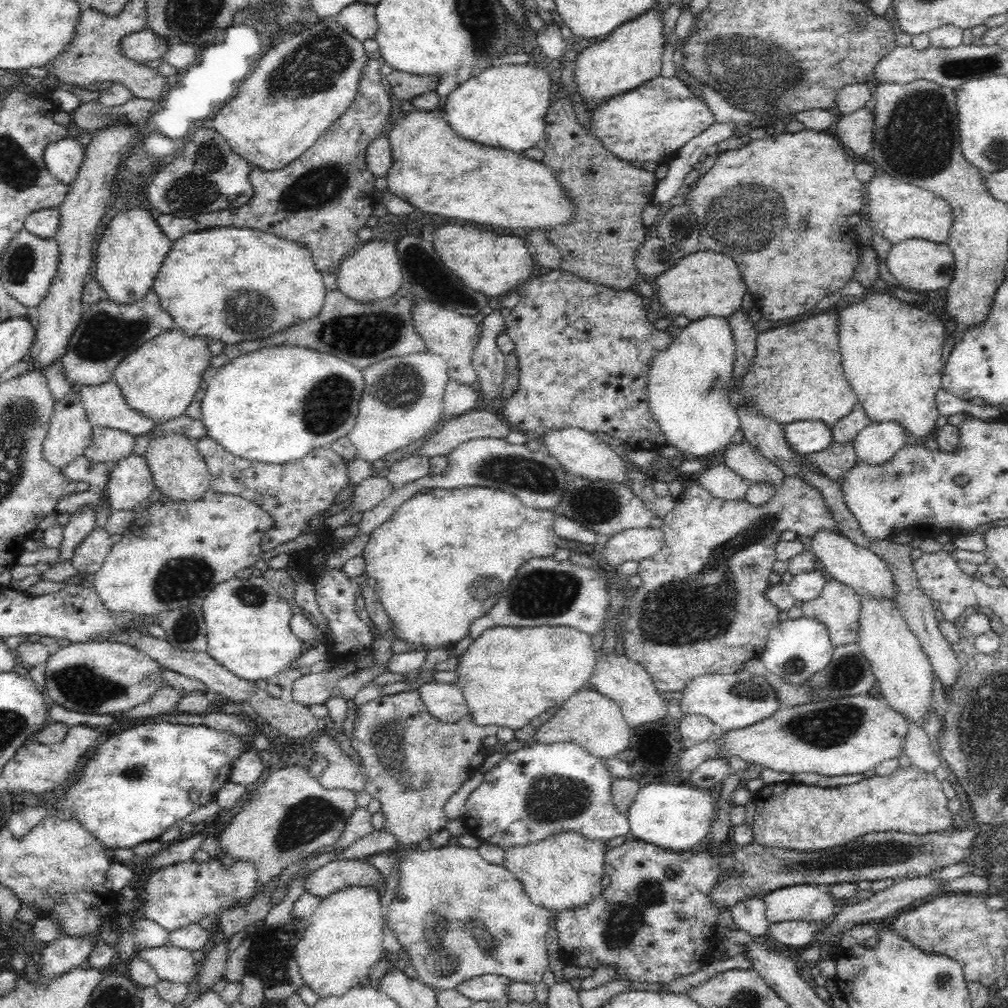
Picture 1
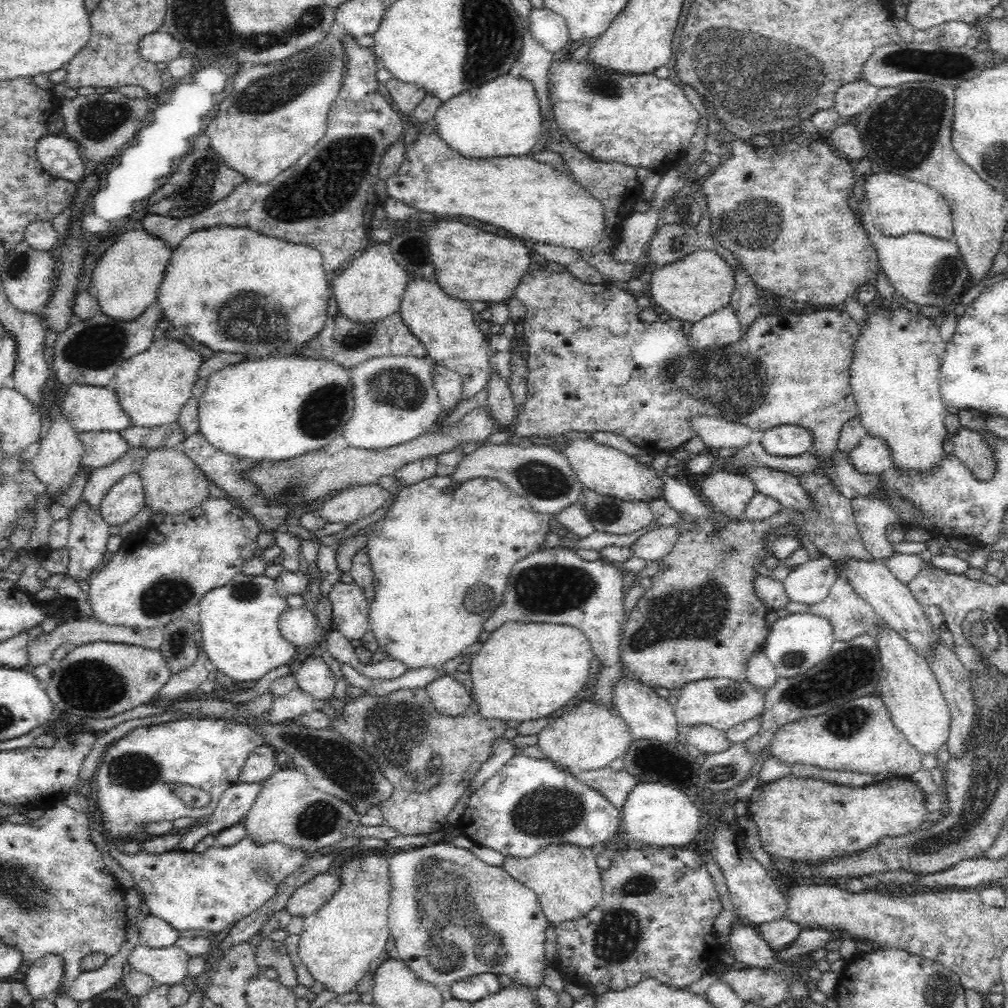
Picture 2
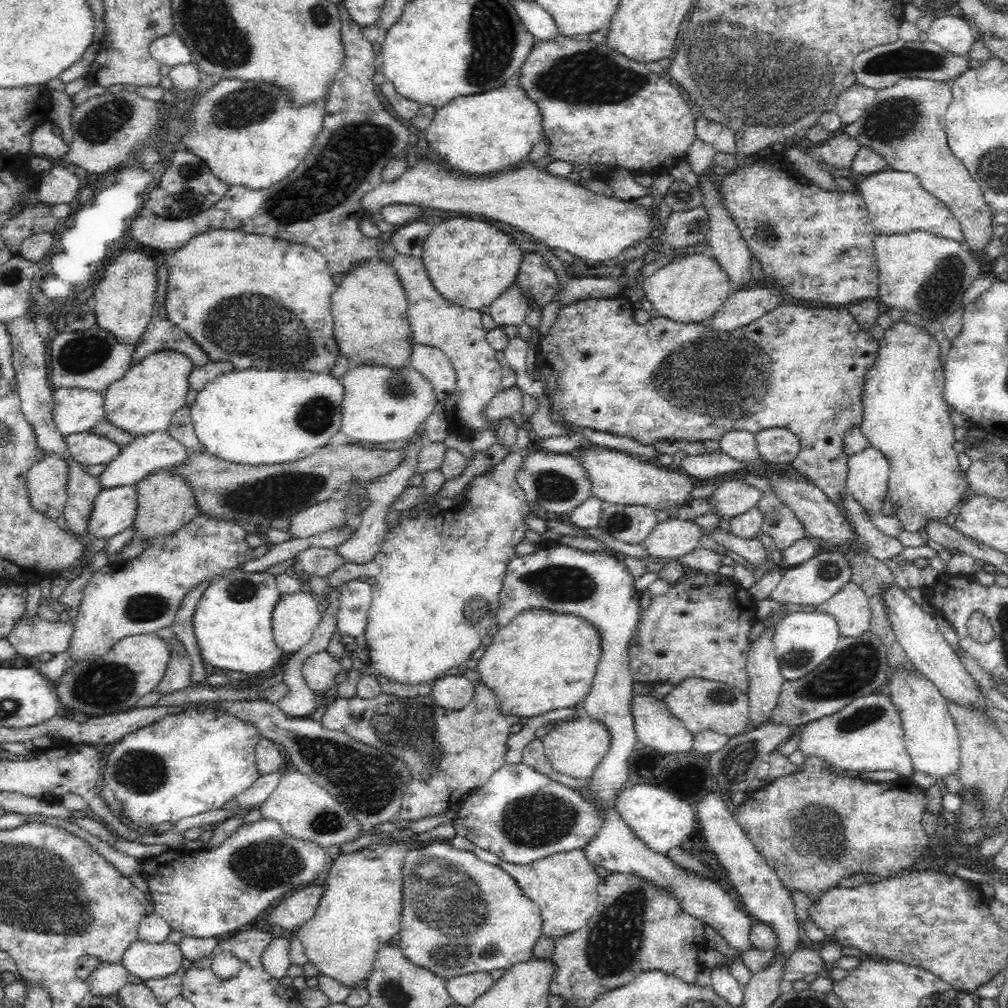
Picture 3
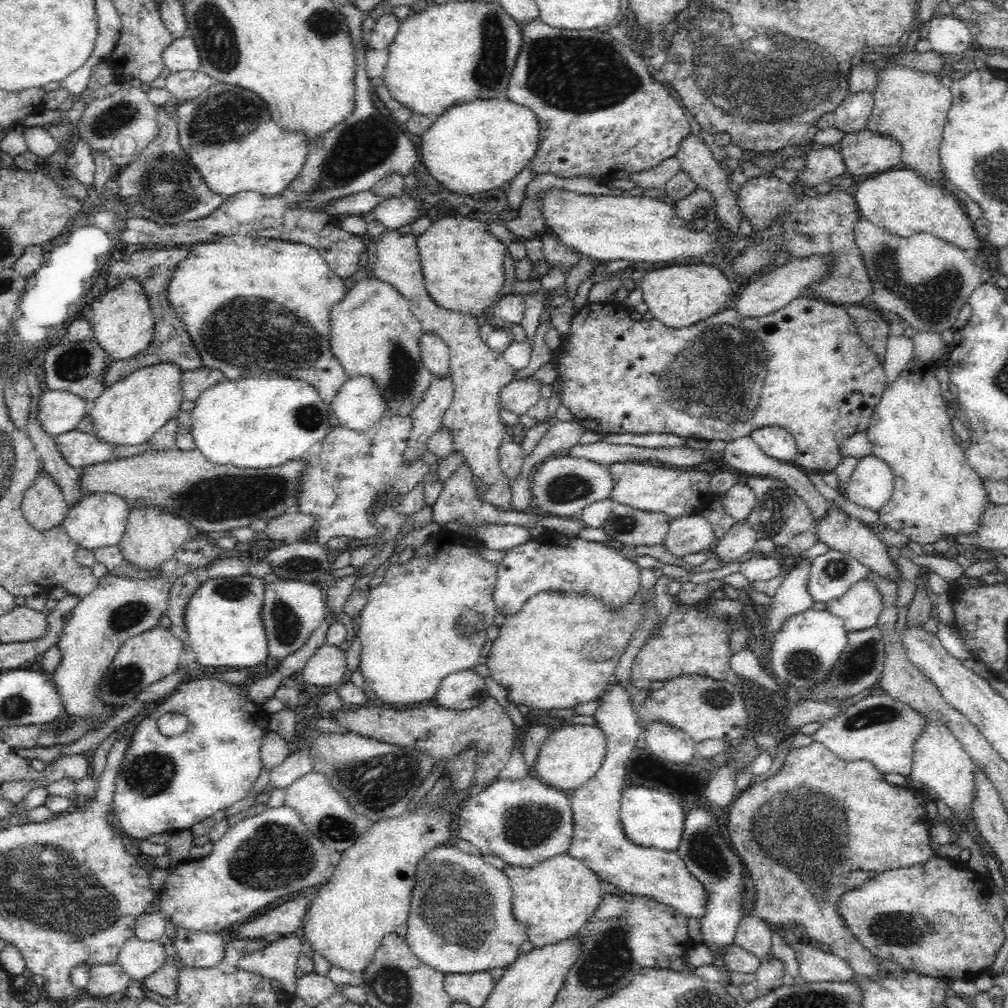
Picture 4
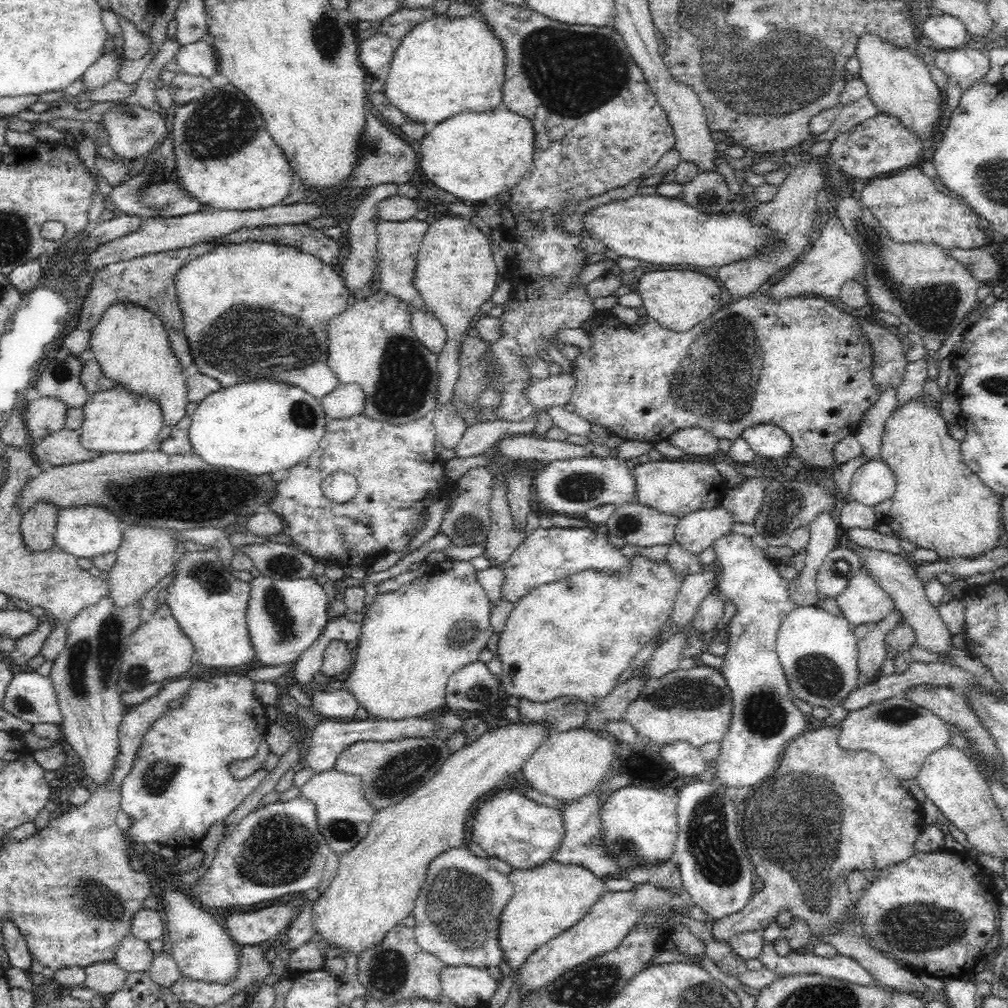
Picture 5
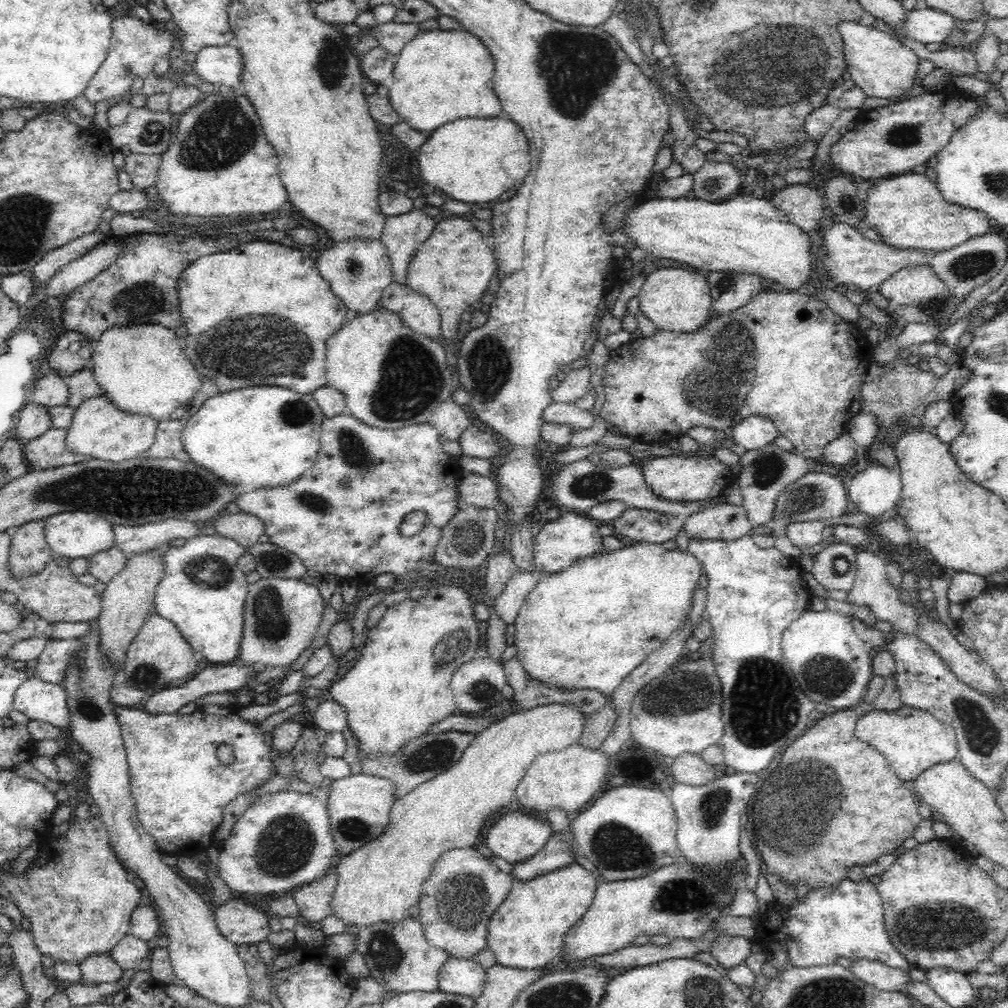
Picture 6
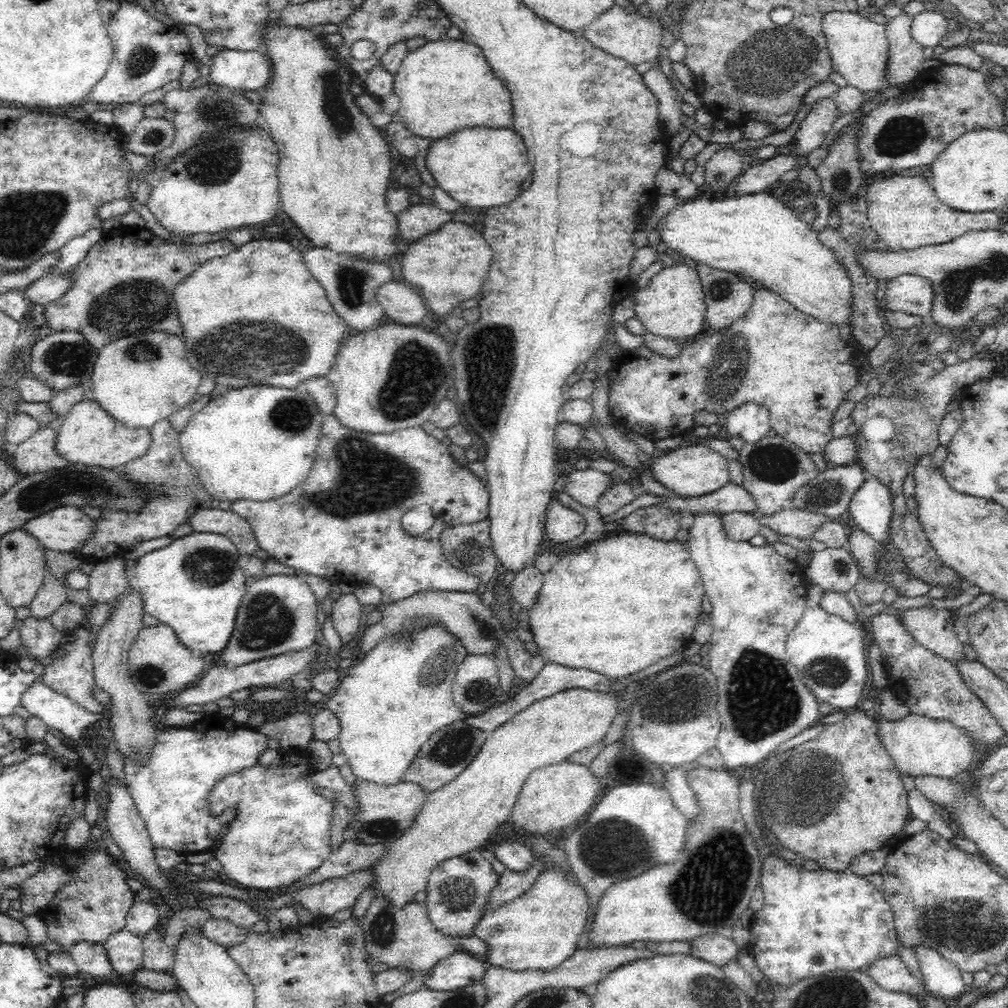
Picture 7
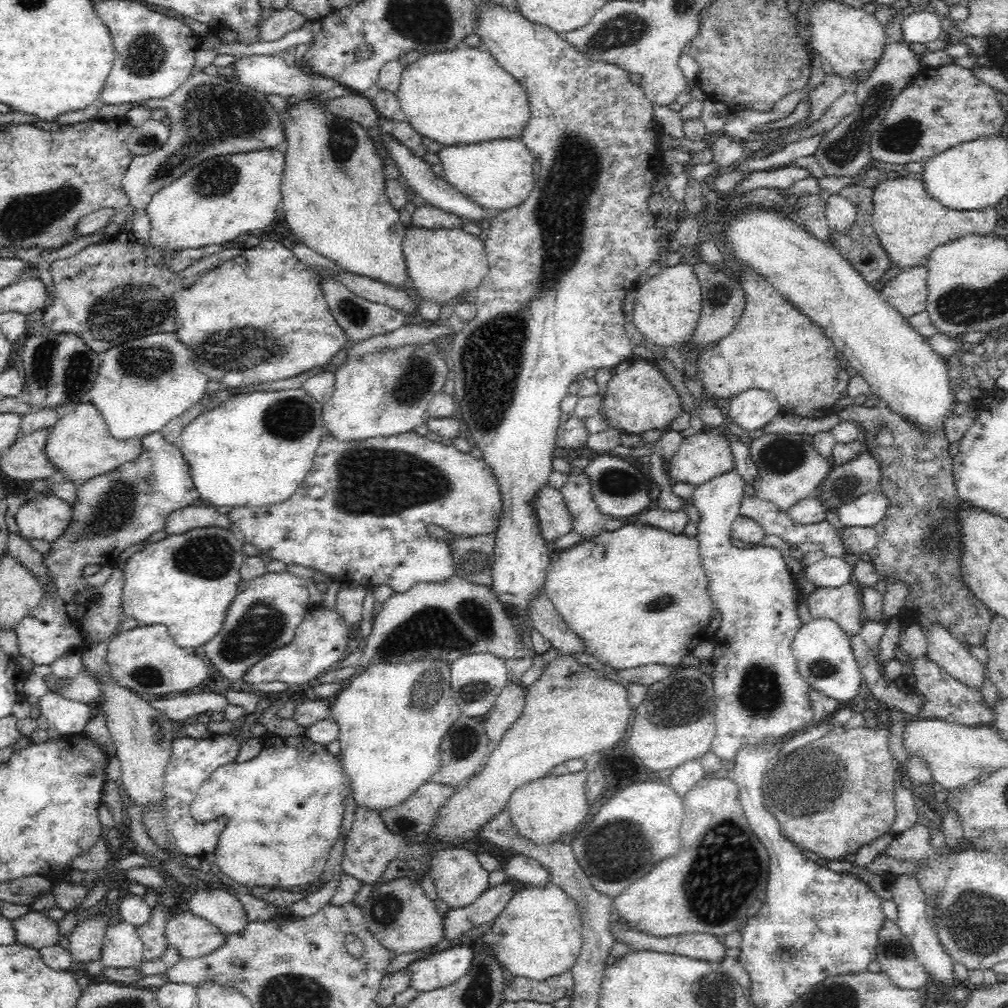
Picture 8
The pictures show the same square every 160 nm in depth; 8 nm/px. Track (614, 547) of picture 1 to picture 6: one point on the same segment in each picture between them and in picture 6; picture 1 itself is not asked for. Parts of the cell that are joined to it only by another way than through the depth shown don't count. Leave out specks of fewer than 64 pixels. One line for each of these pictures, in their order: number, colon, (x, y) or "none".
2: (654, 545)
3: (673, 538)
4: (687, 534)
5: (697, 530)
6: (726, 522)

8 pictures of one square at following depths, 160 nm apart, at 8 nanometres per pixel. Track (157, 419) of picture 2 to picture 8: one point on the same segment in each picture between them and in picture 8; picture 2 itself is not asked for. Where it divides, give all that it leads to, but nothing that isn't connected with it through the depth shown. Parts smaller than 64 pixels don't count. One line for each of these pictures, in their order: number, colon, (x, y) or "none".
3: (144, 400)
4: (130, 412)
5: (115, 421)
6: (99, 430)
7: (88, 435)
8: (79, 445)

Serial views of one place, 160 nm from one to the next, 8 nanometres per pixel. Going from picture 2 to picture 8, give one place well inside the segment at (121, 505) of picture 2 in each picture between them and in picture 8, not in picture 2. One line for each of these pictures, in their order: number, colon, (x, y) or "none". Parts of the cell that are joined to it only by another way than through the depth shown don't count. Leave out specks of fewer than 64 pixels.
3: (113, 511)
4: (98, 520)
5: (84, 532)
6: (73, 534)
7: (63, 529)
8: (43, 517)

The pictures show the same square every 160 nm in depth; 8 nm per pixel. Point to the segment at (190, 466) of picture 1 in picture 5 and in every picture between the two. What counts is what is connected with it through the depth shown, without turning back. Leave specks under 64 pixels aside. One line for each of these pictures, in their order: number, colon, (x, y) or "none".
2: (173, 483)
3: (165, 502)
4: (152, 536)
5: (146, 555)

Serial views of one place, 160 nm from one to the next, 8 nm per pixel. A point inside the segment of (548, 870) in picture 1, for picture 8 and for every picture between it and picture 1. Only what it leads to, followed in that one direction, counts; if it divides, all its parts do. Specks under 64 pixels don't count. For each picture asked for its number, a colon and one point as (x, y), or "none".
2: (566, 879)
3: (564, 885)
4: (555, 899)
5: (547, 900)
6: (526, 932)
7: (539, 930)
8: (538, 935)

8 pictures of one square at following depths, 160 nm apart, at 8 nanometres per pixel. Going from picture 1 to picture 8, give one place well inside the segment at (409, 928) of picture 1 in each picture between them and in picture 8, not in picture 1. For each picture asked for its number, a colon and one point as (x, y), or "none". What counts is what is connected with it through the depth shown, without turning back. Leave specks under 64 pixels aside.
2: (452, 916)
3: (460, 915)
4: (461, 920)
5: (457, 910)
6: (464, 889)
7: (458, 889)
8: (459, 879)

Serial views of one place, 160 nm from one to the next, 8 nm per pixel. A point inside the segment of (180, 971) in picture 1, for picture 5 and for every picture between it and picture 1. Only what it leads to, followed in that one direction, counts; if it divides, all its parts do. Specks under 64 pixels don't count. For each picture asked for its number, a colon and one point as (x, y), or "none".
2: (168, 965)
3: (148, 961)
4: (138, 958)
5: (132, 955)

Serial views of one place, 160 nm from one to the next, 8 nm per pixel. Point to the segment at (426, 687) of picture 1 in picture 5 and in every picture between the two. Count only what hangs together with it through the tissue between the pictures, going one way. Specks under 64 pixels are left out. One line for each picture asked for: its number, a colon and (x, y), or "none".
2: (450, 697)
3: (452, 692)
4: (466, 689)
5: (473, 687)

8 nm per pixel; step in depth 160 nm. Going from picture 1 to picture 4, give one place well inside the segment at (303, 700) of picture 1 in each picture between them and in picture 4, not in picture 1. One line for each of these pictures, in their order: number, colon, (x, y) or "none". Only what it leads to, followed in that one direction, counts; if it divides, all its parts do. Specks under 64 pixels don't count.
2: (314, 676)
3: (320, 670)
4: (328, 666)

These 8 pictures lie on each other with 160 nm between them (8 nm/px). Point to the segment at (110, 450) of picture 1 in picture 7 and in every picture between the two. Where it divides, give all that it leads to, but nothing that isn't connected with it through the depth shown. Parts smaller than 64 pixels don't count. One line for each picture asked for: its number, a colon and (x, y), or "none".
2: (101, 448)
3: (88, 449)
4: (80, 449)
5: (62, 448)
6: (49, 450)
7: (36, 454)

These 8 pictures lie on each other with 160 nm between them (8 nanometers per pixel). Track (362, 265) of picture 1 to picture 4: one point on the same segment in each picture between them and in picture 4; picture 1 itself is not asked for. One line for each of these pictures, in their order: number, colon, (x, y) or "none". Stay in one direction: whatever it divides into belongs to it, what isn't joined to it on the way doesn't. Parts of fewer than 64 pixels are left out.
2: (372, 288)
3: (369, 308)
4: (373, 332)

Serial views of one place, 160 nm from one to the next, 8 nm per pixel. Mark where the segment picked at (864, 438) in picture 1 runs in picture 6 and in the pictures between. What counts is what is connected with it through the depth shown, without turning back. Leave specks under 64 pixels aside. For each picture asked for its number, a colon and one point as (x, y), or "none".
2: (871, 456)
3: (867, 482)
4: (870, 486)
5: (874, 482)
6: (874, 491)

